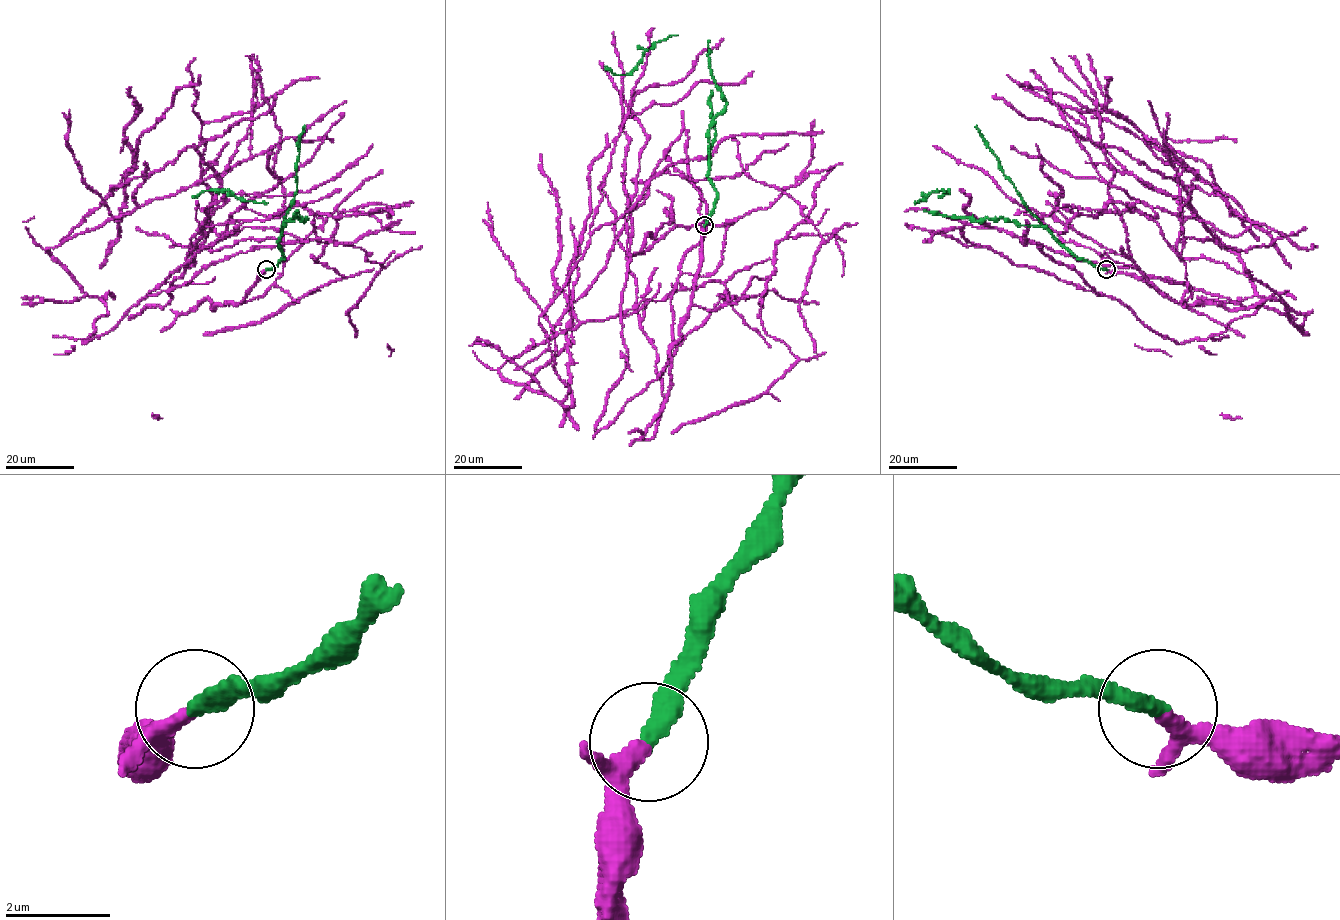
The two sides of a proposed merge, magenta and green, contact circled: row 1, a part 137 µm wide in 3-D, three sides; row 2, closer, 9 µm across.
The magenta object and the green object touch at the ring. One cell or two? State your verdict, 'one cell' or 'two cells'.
one cell

